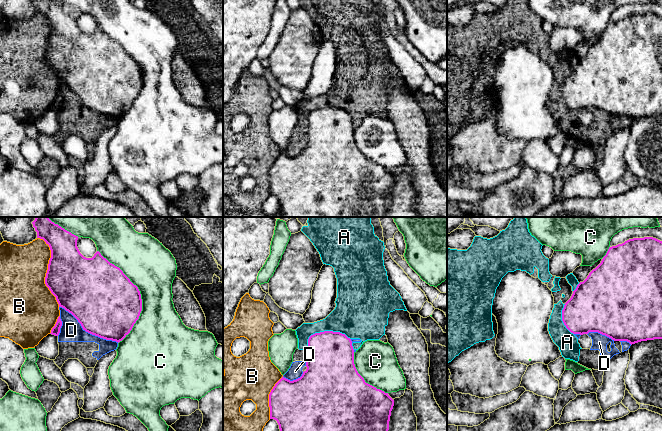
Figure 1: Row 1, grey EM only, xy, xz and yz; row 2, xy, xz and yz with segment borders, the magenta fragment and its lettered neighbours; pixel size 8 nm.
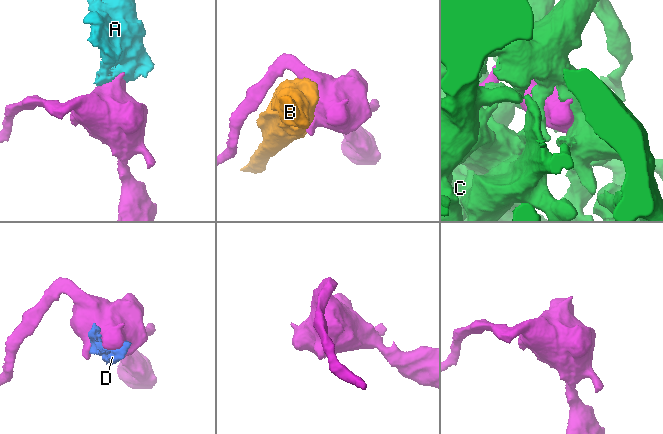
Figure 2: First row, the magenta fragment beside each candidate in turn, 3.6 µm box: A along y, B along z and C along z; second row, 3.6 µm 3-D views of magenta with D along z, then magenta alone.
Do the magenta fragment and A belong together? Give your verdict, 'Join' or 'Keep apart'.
Keep apart

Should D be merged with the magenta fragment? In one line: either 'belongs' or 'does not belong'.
does not belong

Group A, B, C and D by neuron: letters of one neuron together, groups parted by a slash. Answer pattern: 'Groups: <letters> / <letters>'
Groups: A D / B / C

